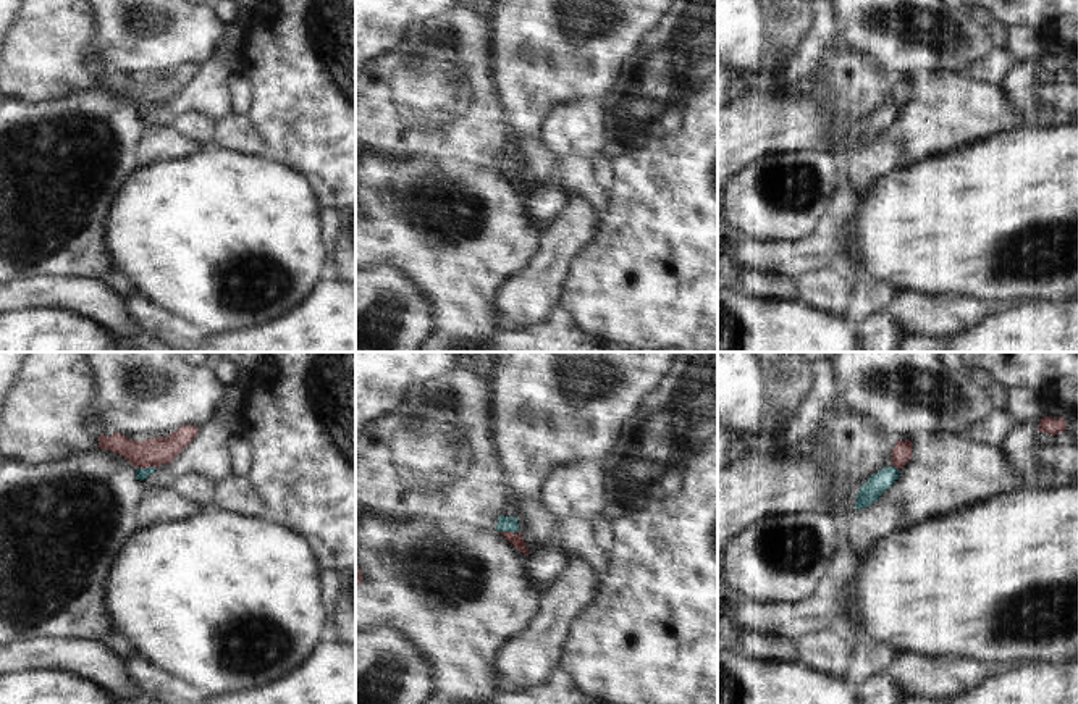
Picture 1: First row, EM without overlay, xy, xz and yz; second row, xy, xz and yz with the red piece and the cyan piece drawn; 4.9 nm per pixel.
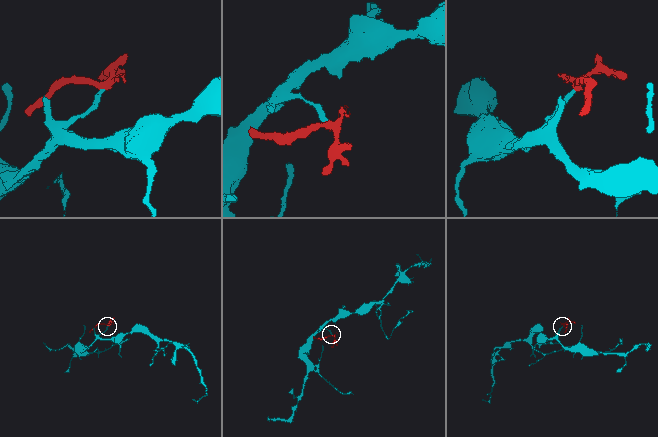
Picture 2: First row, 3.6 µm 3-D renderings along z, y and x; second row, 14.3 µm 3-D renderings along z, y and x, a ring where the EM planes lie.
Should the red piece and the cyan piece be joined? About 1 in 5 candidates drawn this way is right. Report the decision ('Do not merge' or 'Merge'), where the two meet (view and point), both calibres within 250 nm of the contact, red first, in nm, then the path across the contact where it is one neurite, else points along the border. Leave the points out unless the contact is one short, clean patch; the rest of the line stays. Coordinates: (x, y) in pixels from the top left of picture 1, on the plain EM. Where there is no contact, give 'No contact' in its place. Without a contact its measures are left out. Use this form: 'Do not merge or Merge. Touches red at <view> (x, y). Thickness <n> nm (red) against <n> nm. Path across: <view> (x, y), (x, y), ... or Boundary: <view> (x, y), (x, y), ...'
Do not merge. Touches red at xy (146, 105). Thickness 140 nm (red) against 60 nm. Boundary: xy (155, 105), (136, 107).

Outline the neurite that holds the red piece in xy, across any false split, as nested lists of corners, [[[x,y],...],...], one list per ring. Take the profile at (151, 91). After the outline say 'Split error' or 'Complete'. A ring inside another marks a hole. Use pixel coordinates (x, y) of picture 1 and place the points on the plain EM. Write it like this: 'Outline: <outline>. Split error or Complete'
Outline: [[[183,63],[166,76],[144,79],[128,78],[115,69],[112,74],[100,73],[99,86],[123,94],[134,107],[158,107],[160,102],[168,103],[197,74],[197,68],[196,63]]]. Complete.

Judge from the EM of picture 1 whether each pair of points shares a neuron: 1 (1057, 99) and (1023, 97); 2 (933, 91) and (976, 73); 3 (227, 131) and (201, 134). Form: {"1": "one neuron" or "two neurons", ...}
{"1": "two neurons", "2": "two neurons", "3": "two neurons"}

